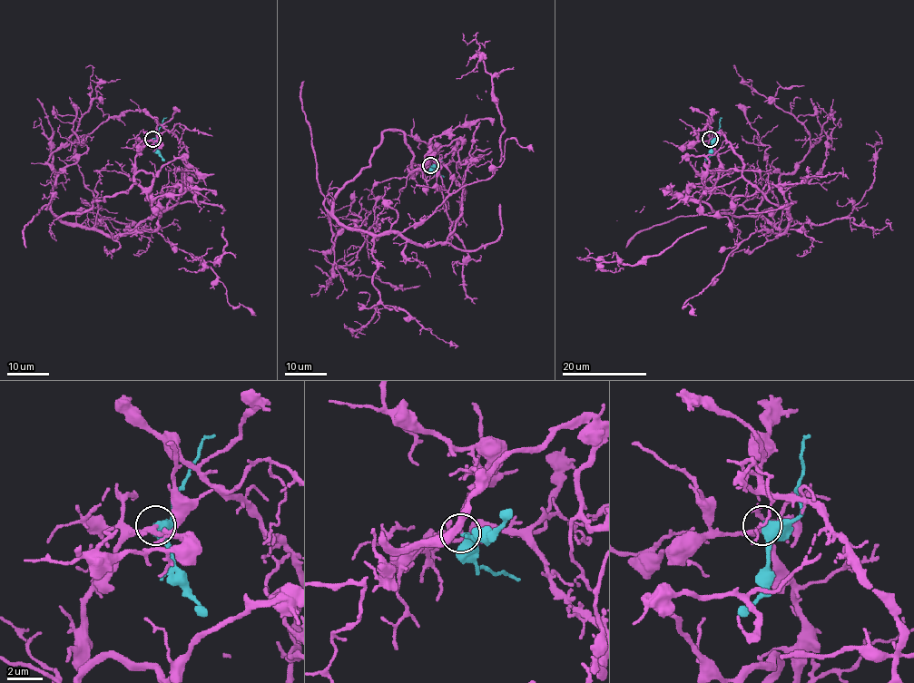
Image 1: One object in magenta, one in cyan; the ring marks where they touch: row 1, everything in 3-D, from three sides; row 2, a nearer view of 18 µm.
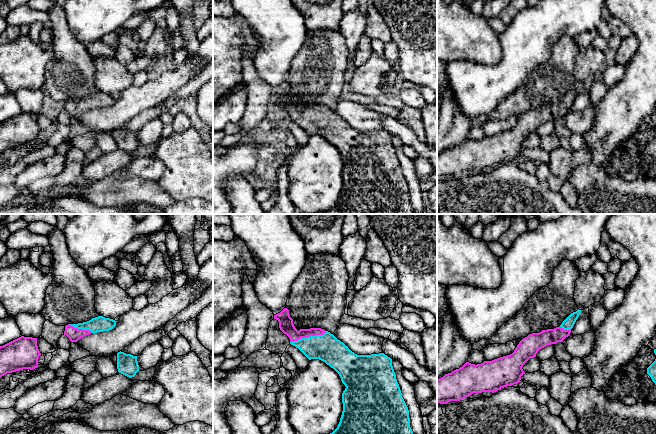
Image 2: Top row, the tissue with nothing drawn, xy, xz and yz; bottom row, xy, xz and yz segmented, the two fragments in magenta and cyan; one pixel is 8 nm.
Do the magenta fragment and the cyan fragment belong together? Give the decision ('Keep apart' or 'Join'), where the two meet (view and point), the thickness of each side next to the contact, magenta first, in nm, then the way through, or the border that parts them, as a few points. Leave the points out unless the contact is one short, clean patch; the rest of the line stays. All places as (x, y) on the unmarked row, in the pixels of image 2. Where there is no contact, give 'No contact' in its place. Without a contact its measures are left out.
Join. Touches magenta at xz (307, 112). Thickness 120 nm (magenta) against 220 nm. Path across: xz (286, 101), (297, 112), (307, 112), (314, 119), (327, 124)

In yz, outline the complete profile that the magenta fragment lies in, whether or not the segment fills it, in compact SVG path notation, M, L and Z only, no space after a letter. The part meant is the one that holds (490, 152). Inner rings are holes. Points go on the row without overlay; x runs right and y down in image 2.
M581 86L571 89L559 103L542 106L523 114L514 128L481 140L466 138L462 143L437 155L437 179L460 177L473 169L496 168L519 159L522 143L548 121L563 118L571 109Z

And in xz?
M287 84L274 91L274 95L279 98L280 106L289 113L291 121L298 124L309 136L319 135L333 144L346 163L342 169L343 187L337 204L326 212L316 214L415 214L410 203L409 186L402 173L390 133L384 129L357 131L333 110L321 104L298 107Z

